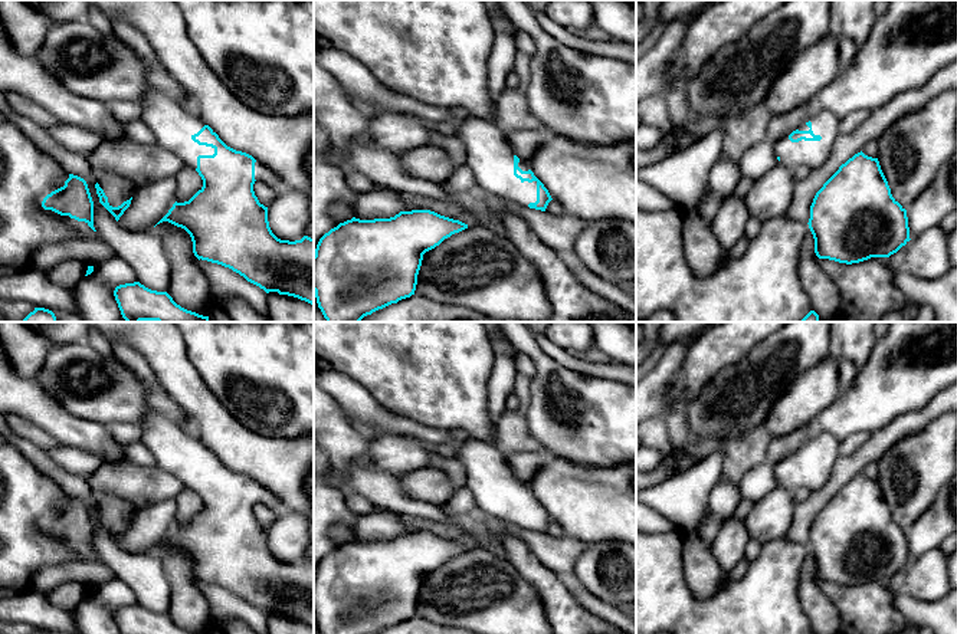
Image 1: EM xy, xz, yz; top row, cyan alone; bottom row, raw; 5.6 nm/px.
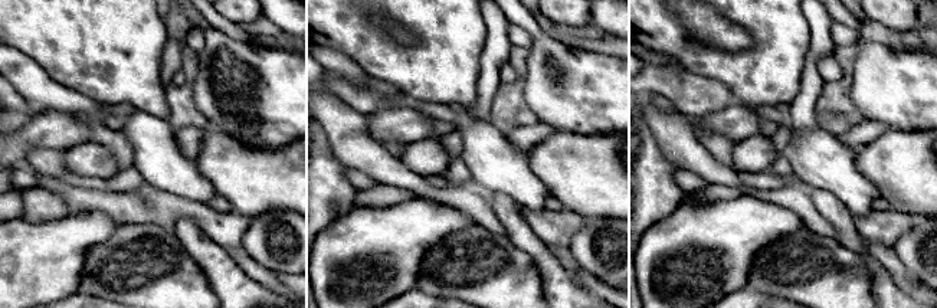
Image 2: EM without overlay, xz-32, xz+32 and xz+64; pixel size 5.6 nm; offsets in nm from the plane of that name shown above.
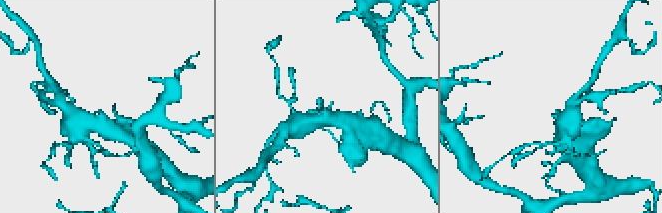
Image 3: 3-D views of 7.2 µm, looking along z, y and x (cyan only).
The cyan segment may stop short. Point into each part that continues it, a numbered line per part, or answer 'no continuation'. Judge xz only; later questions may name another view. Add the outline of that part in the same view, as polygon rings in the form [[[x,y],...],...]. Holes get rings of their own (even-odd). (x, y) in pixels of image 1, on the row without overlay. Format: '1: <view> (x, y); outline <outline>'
1: xz (490, 478); outline [[[468,438],[458,446],[456,459],[466,470],[466,487],[472,492],[478,513],[498,518],[507,523],[528,529],[537,523],[537,503],[521,503],[514,497],[514,472],[507,463],[507,456],[498,450],[495,443]]]

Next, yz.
1: yz (812, 476); outline [[[816,430],[797,451],[812,451],[822,461],[792,464],[789,457],[780,460],[773,464],[774,474],[780,480],[779,484],[793,493],[799,489],[807,489],[809,492],[819,490],[827,483],[833,464],[840,457],[839,441],[827,431]]]

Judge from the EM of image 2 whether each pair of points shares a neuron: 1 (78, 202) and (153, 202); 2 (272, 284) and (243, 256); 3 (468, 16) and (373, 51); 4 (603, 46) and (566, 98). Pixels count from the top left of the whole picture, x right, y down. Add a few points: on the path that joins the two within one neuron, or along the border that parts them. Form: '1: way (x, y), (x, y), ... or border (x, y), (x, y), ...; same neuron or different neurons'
1: way (97, 202), (134, 202); same neuron
2: way (265, 277), (249, 264); same neuron
3: way (445, 39), (419, 65), (396, 64); same neuron
4: border (566, 43), (613, 56); different neurons

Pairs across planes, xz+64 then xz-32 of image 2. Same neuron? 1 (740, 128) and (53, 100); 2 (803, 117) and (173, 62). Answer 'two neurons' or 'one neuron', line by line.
1: two neurons
2: one neuron

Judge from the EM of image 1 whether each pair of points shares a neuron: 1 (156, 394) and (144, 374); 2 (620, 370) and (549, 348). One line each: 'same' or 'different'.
1: same
2: same

